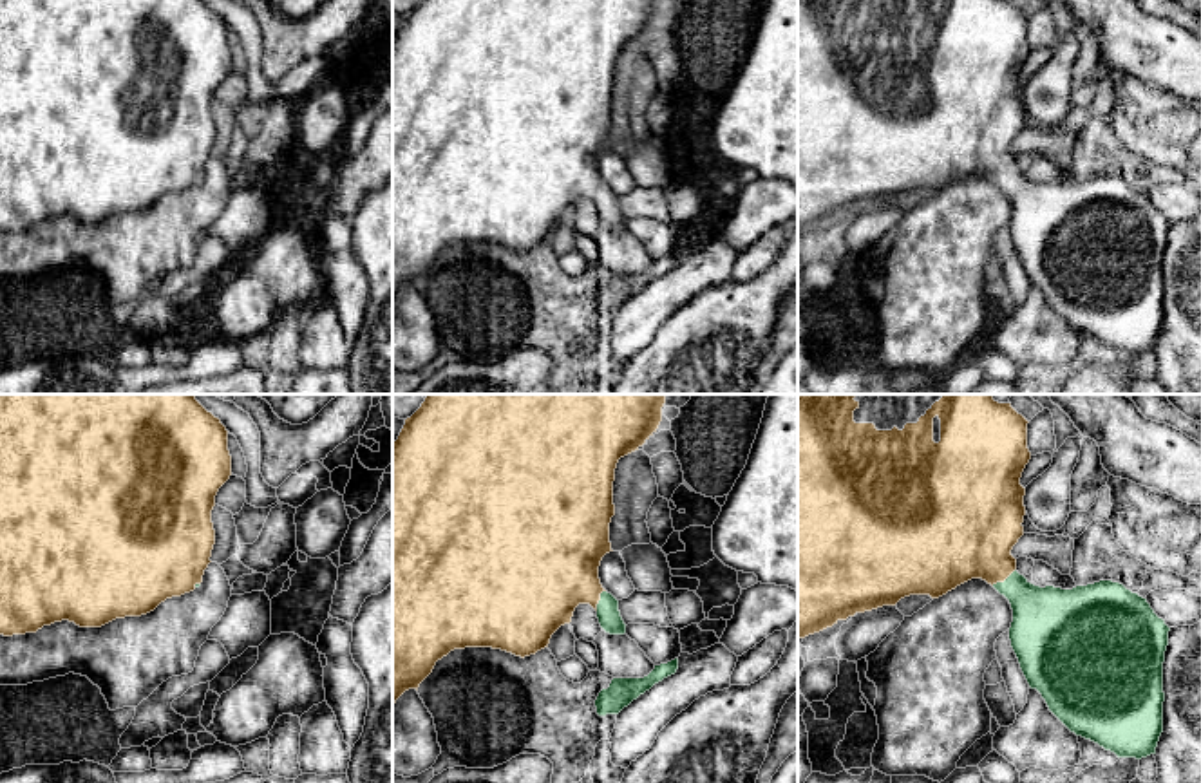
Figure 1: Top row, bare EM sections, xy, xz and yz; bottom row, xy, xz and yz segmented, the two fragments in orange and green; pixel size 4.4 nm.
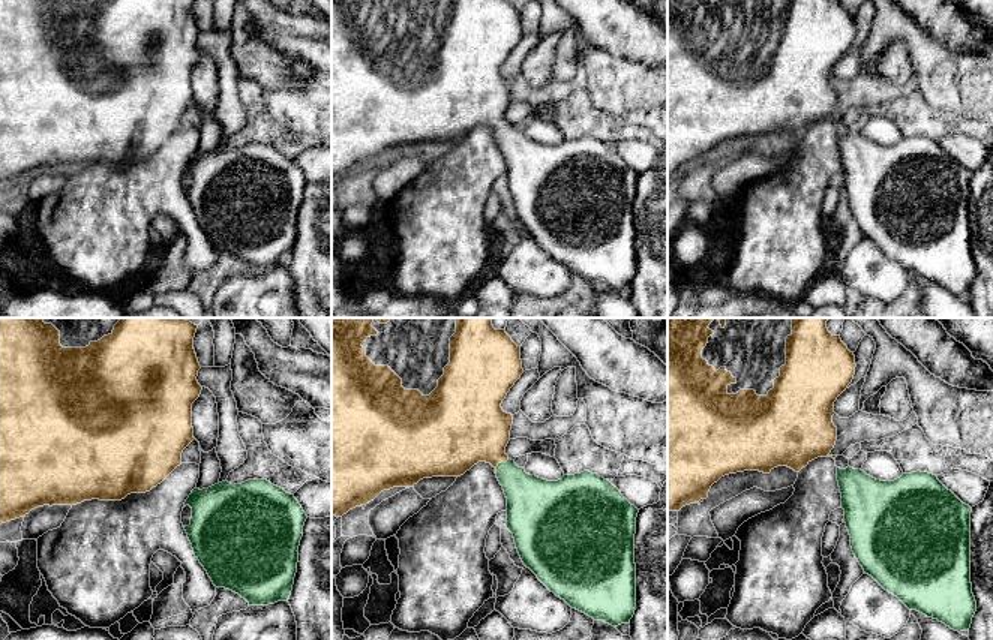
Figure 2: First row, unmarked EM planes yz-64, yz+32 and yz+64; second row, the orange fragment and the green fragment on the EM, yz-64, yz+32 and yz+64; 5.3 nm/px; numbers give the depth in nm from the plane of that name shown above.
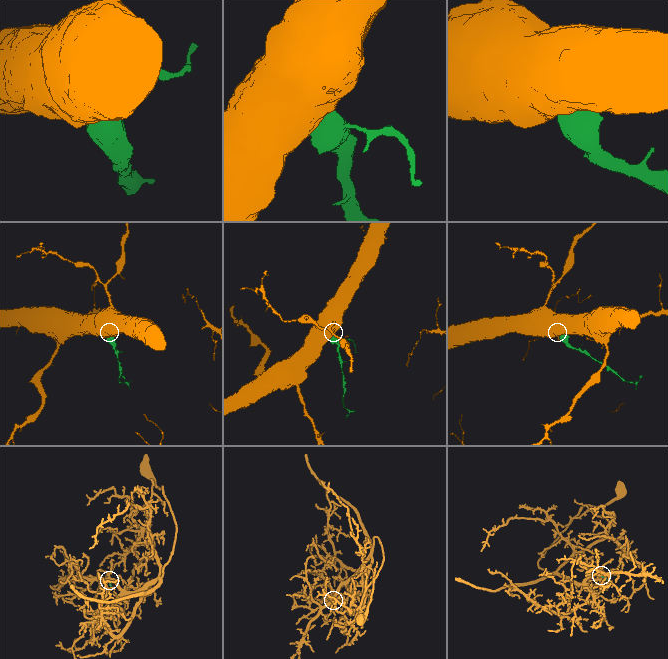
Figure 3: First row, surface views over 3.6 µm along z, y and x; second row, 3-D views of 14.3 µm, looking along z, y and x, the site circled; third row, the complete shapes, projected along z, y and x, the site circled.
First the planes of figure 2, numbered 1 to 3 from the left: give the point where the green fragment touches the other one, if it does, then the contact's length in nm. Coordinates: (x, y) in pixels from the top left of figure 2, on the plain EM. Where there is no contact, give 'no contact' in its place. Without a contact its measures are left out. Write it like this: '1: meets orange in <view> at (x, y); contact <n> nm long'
1: no contact
2: meets orange in yz+32 at (500, 126); contact 120 nm long
3: no contact

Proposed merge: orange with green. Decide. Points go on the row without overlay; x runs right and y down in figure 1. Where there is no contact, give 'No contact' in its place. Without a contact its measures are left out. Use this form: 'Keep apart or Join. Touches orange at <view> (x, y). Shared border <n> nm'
Join. Touches orange at yz (1002, 176). Shared border 130 nm

